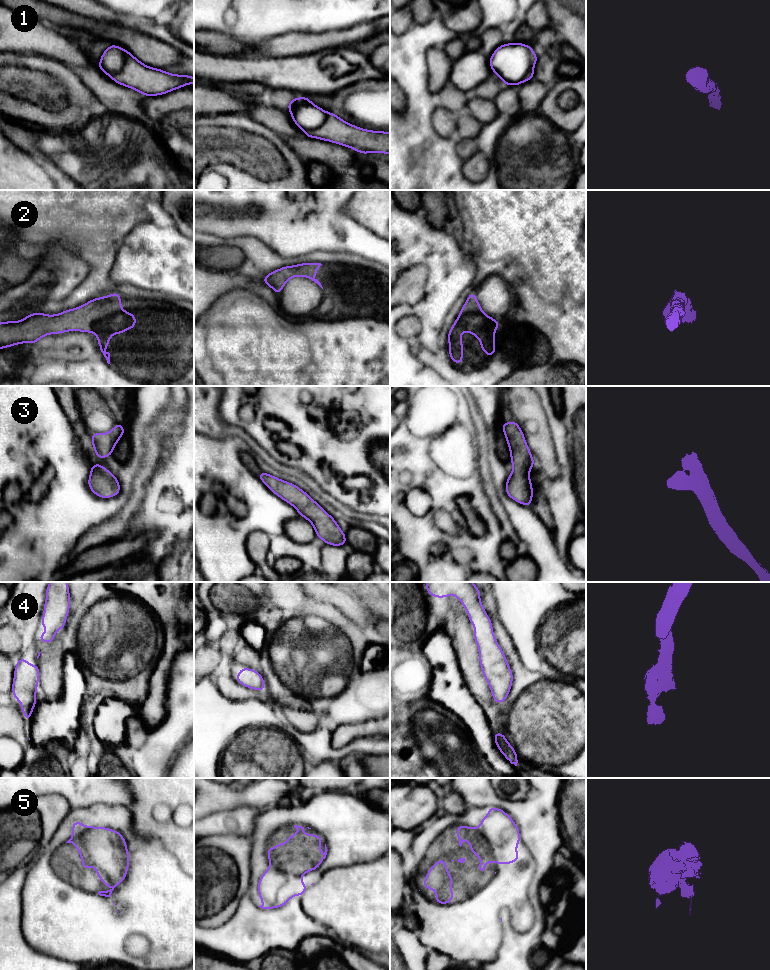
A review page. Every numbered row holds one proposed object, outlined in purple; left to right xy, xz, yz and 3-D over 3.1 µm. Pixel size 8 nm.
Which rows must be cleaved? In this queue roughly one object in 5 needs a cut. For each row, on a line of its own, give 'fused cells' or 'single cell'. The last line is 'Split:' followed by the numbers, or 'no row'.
1: single cell
2: single cell
3: single cell
4: single cell
5: single cell
Split: no row

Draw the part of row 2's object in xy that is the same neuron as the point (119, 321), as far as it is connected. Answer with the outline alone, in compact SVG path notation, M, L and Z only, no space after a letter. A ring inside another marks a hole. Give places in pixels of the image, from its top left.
M114 292L59 314L46 315L38 311L20 321L0 322L0 350L22 343L33 345L49 334L93 331L101 352L110 364L110 353L104 349L109 347L112 334L120 335L131 328L136 328L136 315L122 310L121 296Z

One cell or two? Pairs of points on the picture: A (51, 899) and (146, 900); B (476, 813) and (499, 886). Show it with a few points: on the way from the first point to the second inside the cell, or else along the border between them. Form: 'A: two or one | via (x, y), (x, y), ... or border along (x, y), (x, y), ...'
A: one | via (75, 919), (122, 919)
B: one | via (486, 831), (503, 849), (503, 868)

